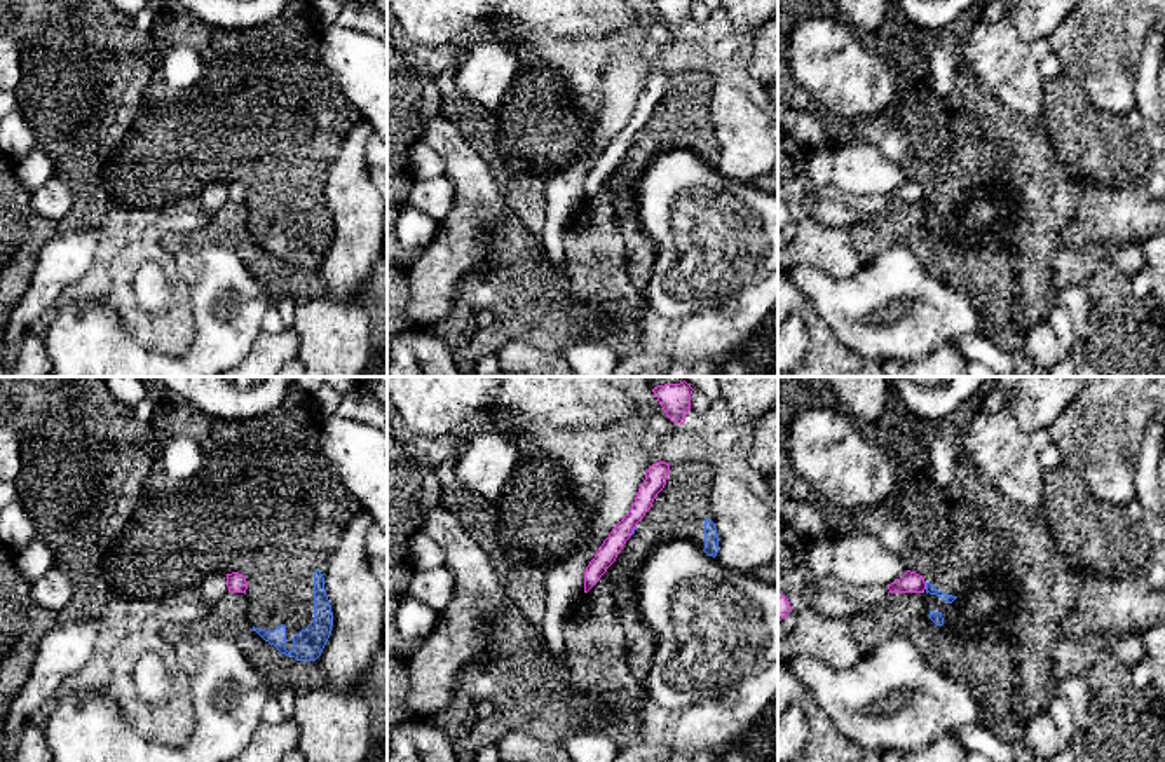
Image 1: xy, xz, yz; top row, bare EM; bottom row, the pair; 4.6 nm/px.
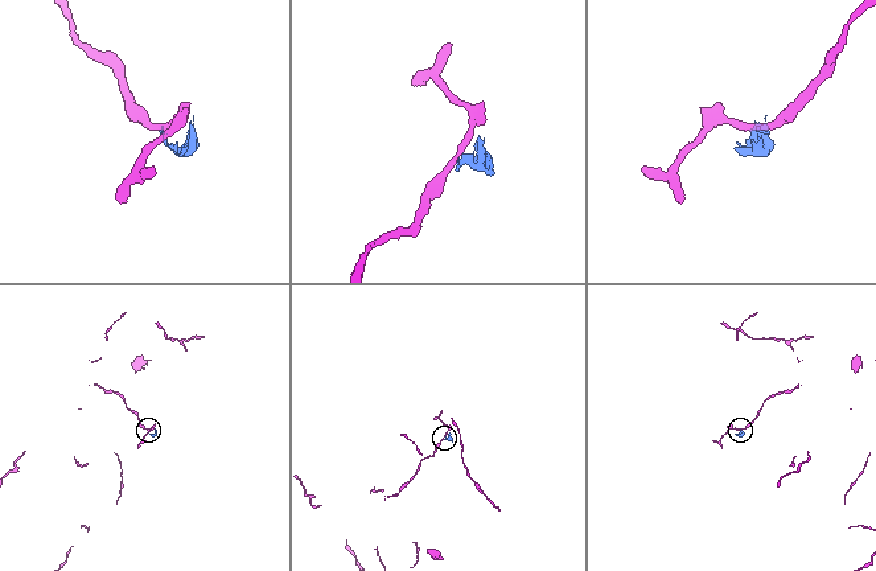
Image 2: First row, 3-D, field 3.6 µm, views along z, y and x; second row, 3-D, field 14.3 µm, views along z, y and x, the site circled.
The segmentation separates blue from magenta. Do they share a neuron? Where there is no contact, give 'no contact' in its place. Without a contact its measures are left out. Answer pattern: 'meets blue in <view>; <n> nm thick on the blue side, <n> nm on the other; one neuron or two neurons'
meets blue in yz; 50 nm thick on the blue side, 100 nm on the other; two neurons

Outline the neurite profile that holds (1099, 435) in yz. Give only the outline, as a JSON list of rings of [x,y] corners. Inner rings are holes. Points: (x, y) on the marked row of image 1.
[[[1088,377],[1076,399],[1048,427],[1048,434],[1064,464],[1080,474],[1097,500],[1125,507],[1137,499],[1137,462],[1155,413],[1165,418],[1165,377]]]

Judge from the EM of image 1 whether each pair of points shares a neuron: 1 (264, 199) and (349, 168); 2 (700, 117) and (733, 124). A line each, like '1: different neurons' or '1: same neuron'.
1: different neurons
2: different neurons

